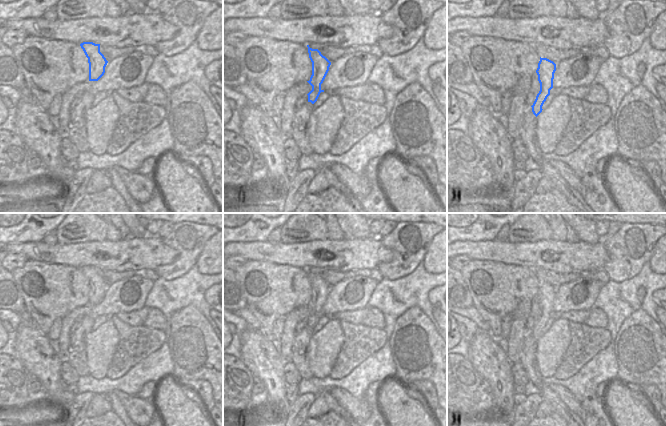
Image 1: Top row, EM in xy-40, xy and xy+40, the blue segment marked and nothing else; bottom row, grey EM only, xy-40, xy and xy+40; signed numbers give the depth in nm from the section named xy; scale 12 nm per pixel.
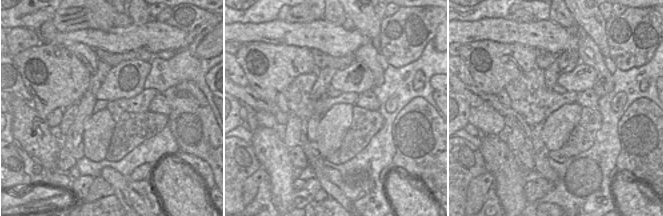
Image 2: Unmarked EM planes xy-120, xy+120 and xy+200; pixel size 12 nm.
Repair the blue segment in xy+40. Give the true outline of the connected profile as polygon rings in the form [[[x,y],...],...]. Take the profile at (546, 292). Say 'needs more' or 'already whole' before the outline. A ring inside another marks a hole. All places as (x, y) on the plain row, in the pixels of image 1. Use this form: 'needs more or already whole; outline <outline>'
already whole; outline [[[541,282],[538,287],[536,297],[538,299],[538,305],[540,307],[540,315],[536,320],[533,327],[532,336],[537,341],[542,336],[542,330],[550,319],[550,314],[553,312],[554,297],[556,295],[556,288],[547,283]]]

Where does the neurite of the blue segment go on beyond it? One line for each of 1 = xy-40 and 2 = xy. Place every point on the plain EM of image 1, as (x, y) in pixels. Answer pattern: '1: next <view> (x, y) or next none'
1: next none
2: next none

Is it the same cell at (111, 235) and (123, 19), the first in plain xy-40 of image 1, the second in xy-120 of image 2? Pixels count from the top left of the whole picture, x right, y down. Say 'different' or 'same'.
same

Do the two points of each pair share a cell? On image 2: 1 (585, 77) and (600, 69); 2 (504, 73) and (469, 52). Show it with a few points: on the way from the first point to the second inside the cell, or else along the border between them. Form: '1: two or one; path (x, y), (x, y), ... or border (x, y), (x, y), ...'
1: two; border (580, 61), (589, 65), (596, 74), (592, 89)
2: one; path (494, 63), (488, 51), (484, 47), (478, 46)

